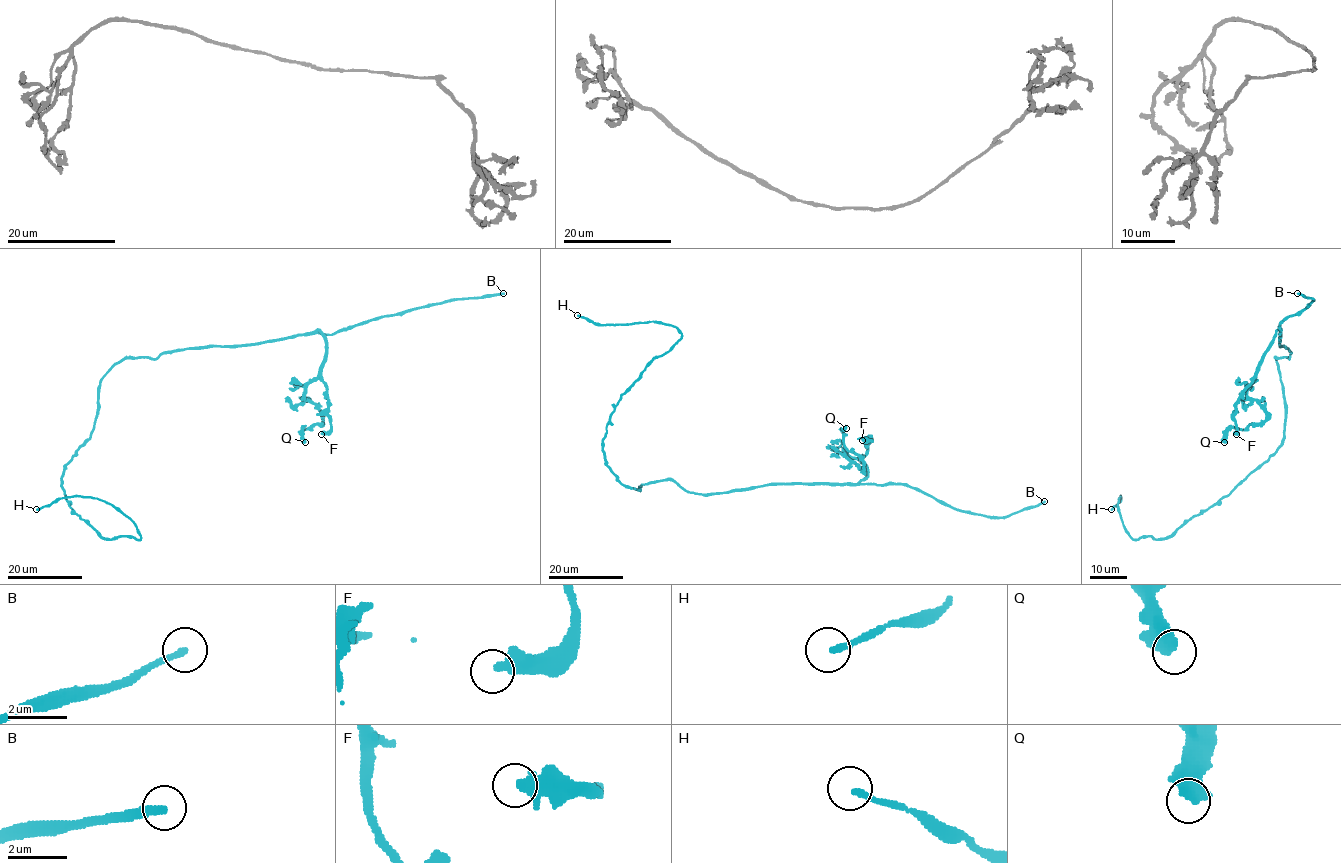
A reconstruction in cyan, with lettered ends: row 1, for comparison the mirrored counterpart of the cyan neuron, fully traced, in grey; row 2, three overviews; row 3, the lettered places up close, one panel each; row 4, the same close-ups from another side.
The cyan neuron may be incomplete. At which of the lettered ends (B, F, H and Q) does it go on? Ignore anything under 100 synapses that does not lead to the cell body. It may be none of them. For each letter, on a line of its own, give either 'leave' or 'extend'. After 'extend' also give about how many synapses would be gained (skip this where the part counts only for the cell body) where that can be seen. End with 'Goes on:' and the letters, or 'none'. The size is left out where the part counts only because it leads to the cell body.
B: extend | 300 syn
F: leave
H: leave
Q: leave
Goes on: B

